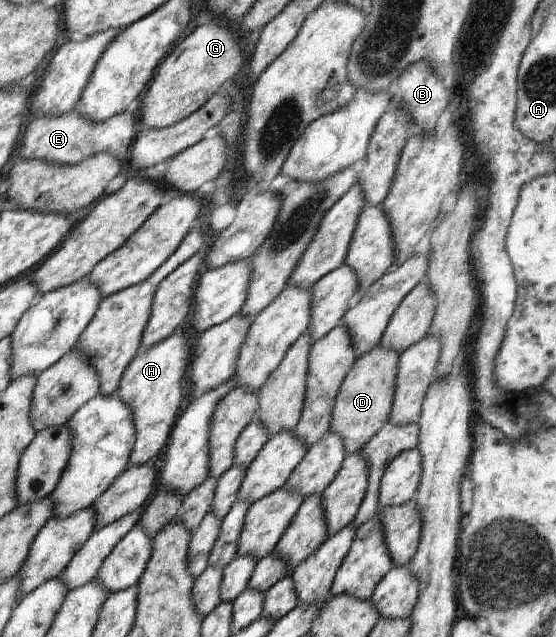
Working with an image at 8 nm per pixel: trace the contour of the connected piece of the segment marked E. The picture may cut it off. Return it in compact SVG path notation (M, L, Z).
M136 106L130 111L124 111L114 115L107 121L94 123L72 110L66 115L44 115L44 117L30 118L28 129L24 131L20 159L42 159L48 163L60 163L60 165L76 165L82 159L96 155L96 153L114 153L118 161L124 162L130 158L132 139L137 127Z

